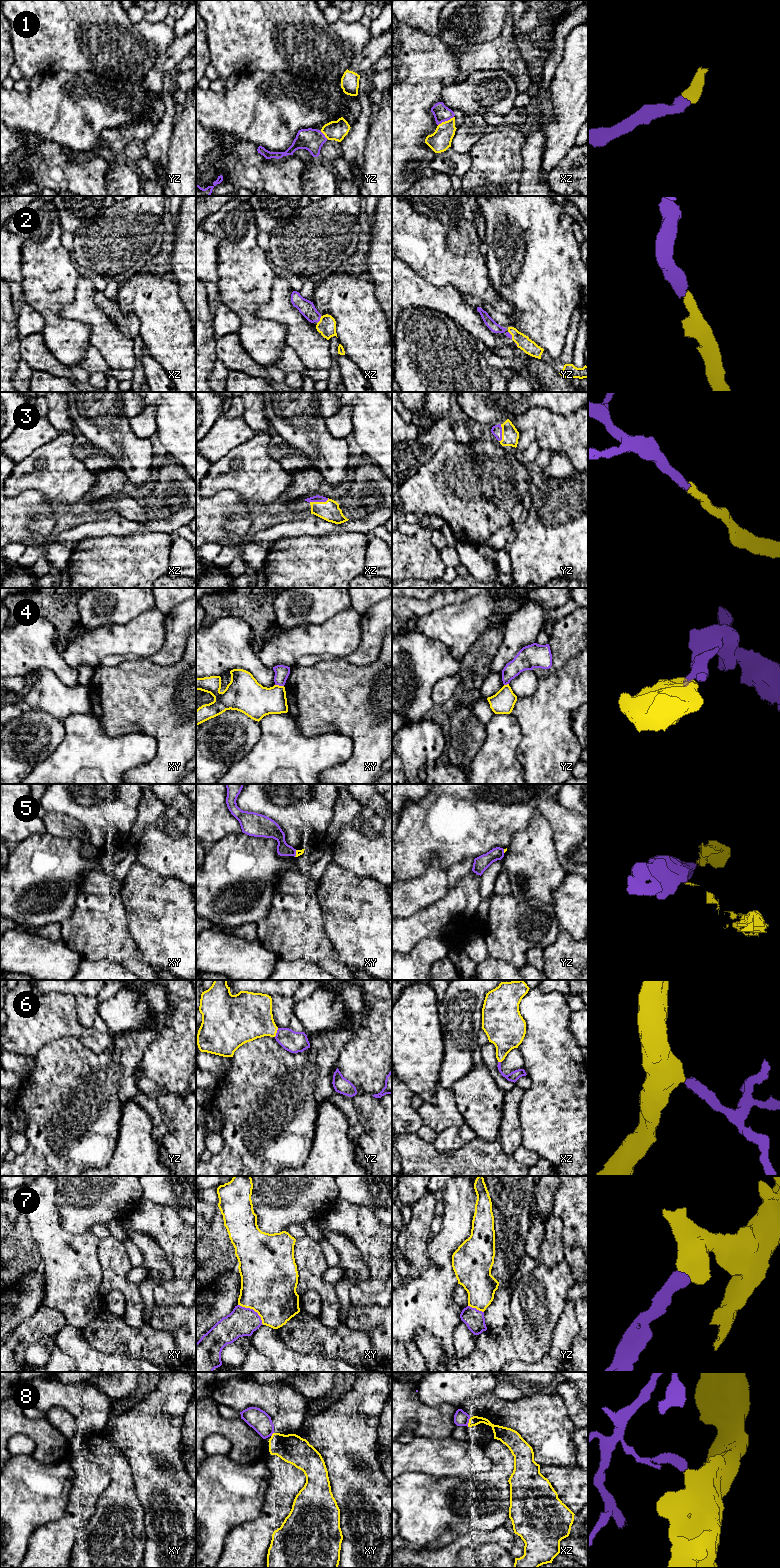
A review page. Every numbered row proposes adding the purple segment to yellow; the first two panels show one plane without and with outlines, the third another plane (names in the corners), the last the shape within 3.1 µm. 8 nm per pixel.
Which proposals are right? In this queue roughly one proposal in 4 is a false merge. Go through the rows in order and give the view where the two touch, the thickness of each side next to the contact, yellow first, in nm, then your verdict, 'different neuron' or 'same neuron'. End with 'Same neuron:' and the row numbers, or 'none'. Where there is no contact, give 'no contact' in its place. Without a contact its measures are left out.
1: meets yellow in xz; 170 nm thick on the yellow side, 130 nm on the other; same neuron
2: meets yellow in xz; 150 nm thick on the yellow side, 120 nm on the other; same neuron
3: meets yellow in xz; 160 nm thick on the yellow side, 60 nm on the other; same neuron
4: meets yellow in xy; 280 nm thick on the yellow side, 120 nm on the other; different neuron
5: meets yellow in xy; 50 nm thick on the yellow side, 120 nm on the other; different neuron
6: meets yellow in yz; 360 nm thick on the yellow side, 170 nm on the other; same neuron
7: meets yellow in xy; 440 nm thick on the yellow side, 220 nm on the other; different neuron
8: meets yellow in xz; 90 nm thick on the yellow side, 120 nm on the other; different neuron
Same neuron: 1, 2, 3, 6

